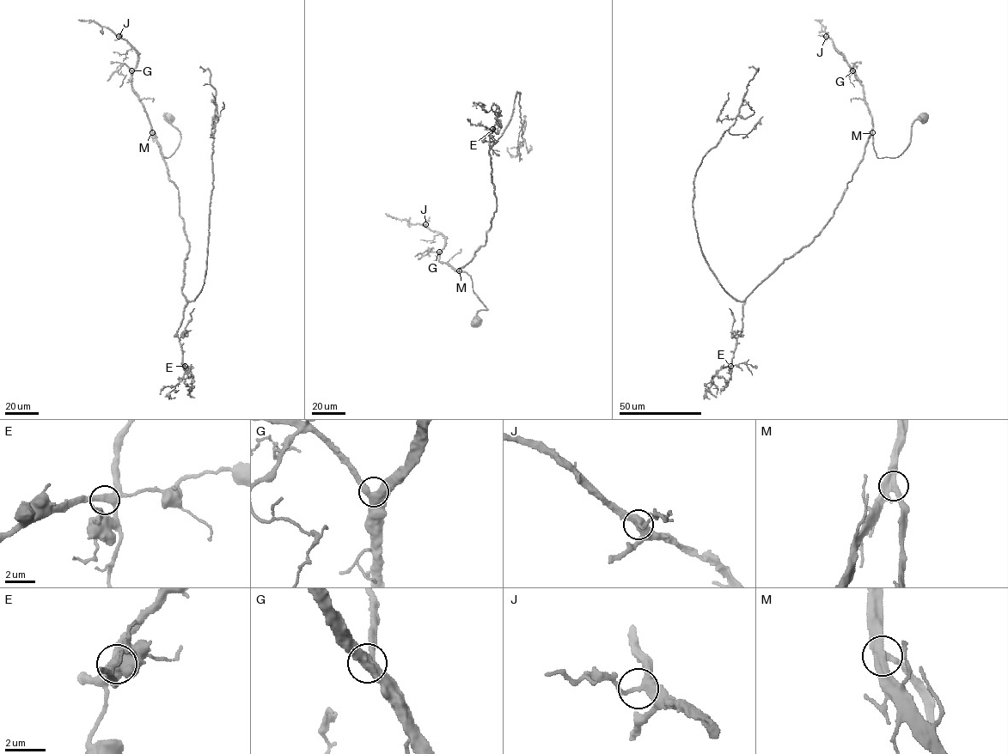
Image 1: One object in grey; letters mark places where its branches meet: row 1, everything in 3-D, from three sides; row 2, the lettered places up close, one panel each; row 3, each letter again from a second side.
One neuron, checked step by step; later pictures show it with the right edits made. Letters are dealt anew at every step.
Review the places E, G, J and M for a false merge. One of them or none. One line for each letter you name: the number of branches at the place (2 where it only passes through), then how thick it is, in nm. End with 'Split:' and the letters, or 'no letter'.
Split: no letter

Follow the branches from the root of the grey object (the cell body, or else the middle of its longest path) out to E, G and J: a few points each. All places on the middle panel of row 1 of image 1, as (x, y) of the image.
E: (475, 322), (487, 309), (459, 270), (485, 244), (496, 210), (494, 143), (484, 140), (492, 129)
G: (475, 322), (473, 318), (477, 313), (487, 309), (473, 289), (471, 276), (440, 262), (439, 252)
J: (475, 322), (473, 318), (477, 313), (487, 309), (473, 289), (471, 276), (439, 261), (444, 238), (425, 224)

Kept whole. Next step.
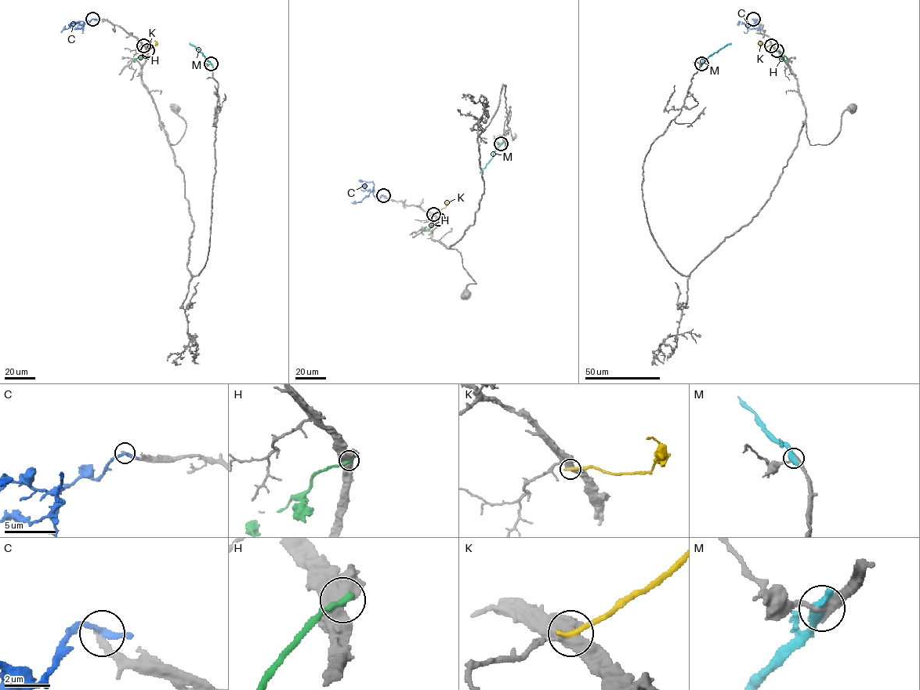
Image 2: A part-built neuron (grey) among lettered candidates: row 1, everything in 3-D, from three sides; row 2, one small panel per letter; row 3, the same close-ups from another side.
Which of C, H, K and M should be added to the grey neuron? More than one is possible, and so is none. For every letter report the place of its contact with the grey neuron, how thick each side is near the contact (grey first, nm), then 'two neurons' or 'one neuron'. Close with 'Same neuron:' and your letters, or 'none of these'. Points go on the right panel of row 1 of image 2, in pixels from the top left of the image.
C: meets grey at (753, 19); 280 nm thick on the grey side, 240 nm on the other; two neurons
H: meets grey at (776, 50); 650 nm thick on the grey side, 300 nm on the other; two neurons
K: meets grey at (771, 45); 550 nm thick on the grey side, 280 nm on the other; two neurons
M: meets grey at (701, 63); 380 nm thick on the grey side, 400 nm on the other; one neuron
Same neuron: M

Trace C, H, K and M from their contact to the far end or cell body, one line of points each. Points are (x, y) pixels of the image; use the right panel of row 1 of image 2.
C: (753, 19), (756, 22), (748, 27), (758, 27), (760, 32)
H: (776, 50), (786, 57), (784, 62)
K: (772, 45), (765, 46), (758, 41)
M: (701, 63), (730, 43)

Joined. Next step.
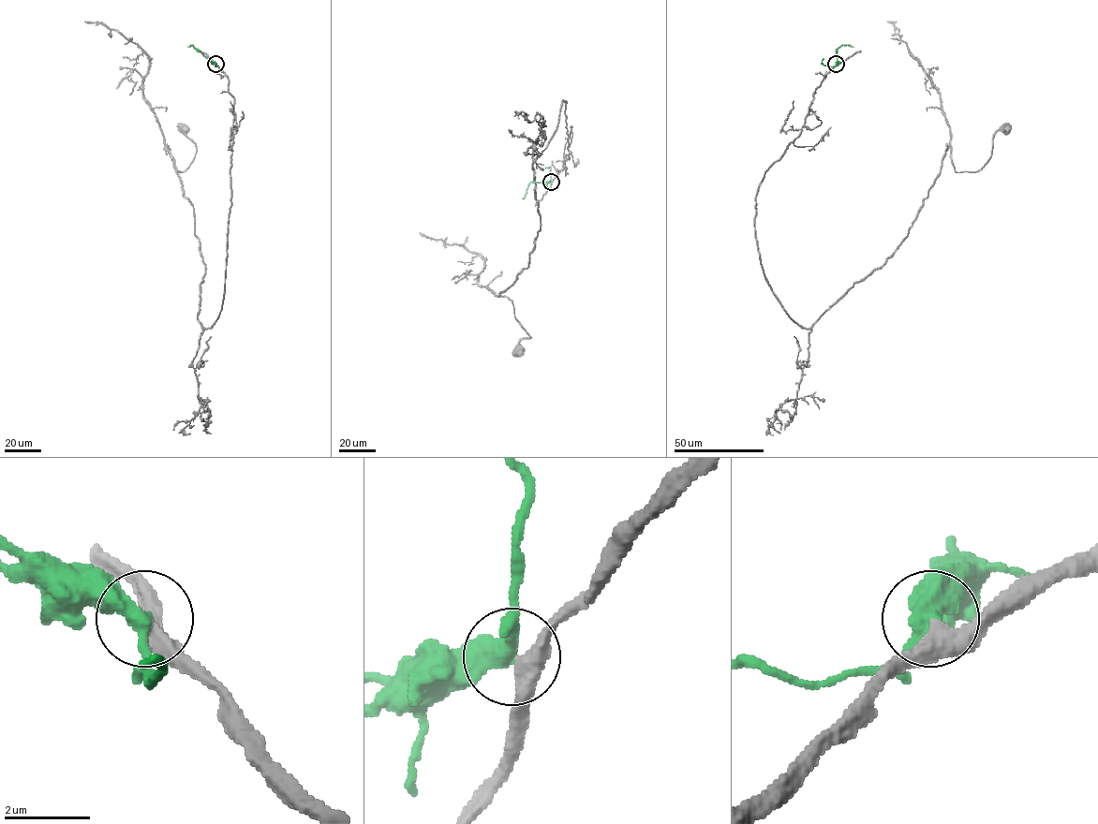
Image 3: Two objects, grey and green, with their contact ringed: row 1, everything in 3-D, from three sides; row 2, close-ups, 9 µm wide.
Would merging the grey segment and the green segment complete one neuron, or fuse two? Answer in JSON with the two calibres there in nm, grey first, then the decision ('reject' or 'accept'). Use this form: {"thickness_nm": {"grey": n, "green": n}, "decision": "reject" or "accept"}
{"thickness_nm": {"grey": 340, "green": 400}, "decision": "accept"}

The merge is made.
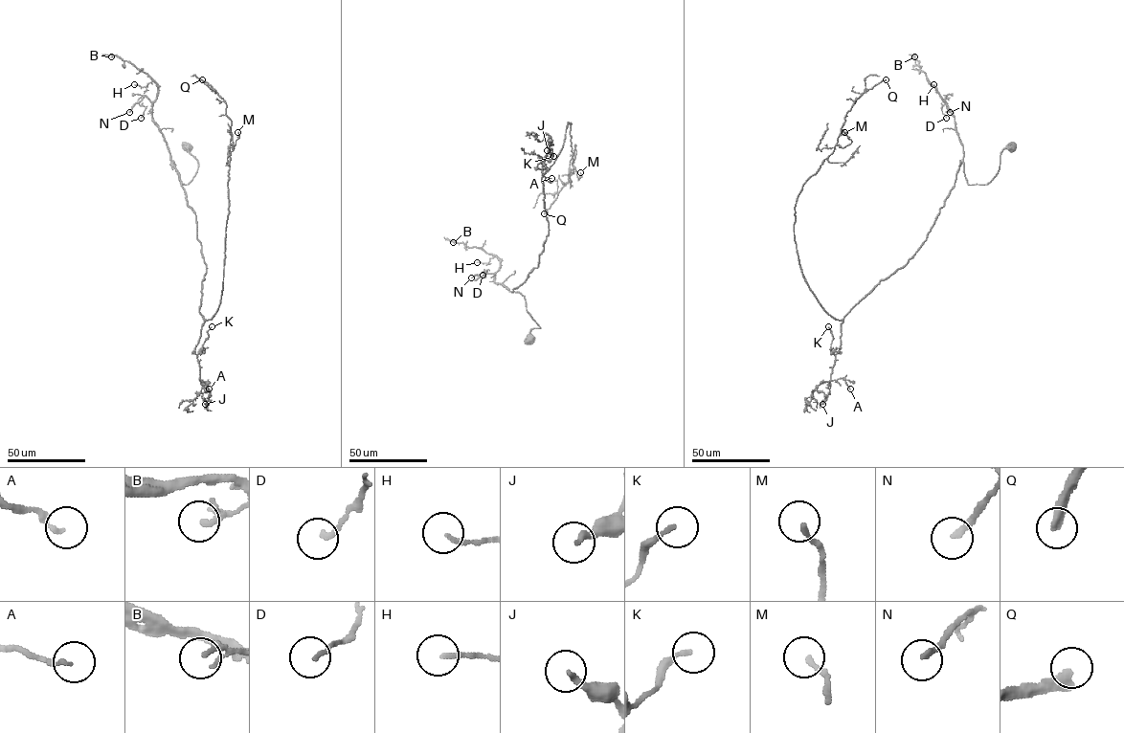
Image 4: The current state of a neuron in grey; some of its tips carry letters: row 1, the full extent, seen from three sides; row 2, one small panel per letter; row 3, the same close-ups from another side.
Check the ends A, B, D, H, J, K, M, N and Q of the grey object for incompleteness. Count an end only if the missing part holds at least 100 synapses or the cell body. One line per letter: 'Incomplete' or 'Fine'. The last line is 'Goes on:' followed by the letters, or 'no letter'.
A: Fine
B: Fine
D: Fine
H: Fine
J: Fine
K: Fine
M: Fine
N: Fine
Q: Incomplete
Goes on: Q

